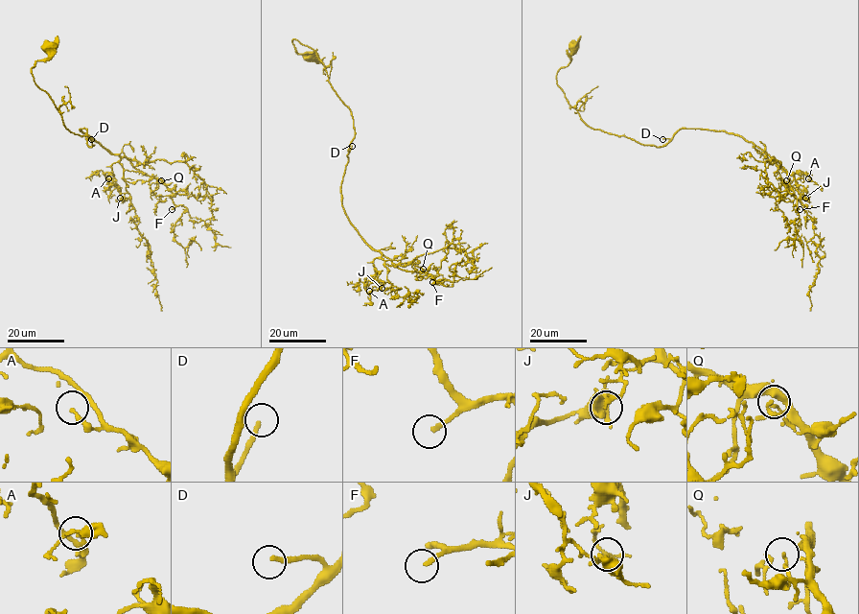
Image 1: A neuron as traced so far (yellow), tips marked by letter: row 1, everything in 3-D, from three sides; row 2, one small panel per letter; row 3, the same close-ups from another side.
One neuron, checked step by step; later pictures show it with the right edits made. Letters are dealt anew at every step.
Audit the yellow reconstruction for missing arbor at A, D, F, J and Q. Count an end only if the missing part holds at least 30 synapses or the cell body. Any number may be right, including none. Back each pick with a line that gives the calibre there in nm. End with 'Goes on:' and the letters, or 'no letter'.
D: Thickness 200 nm
F: Thickness 170 nm
Goes on: D, F

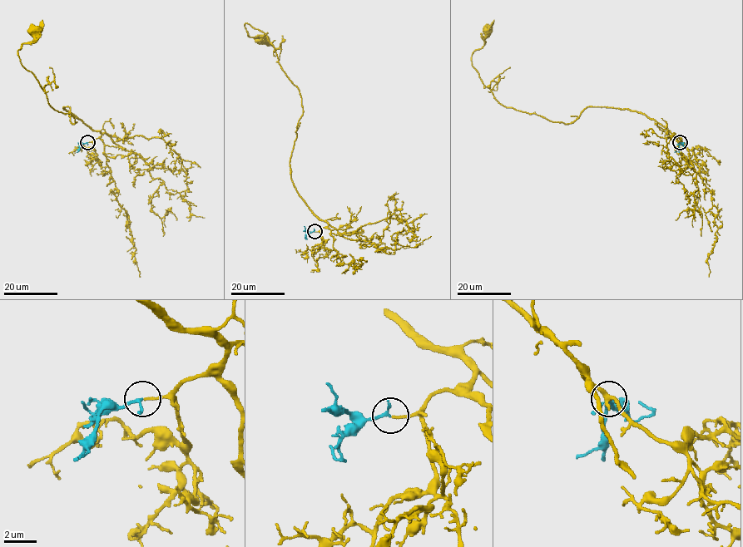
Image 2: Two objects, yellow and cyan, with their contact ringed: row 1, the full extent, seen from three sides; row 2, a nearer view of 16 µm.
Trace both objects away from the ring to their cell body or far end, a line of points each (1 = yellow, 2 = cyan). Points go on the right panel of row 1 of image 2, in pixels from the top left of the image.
1: (680, 142), (654, 120), (628, 109), (587, 107), (567, 124), (502, 105), (472, 65), (487, 30)
2: (680, 142), (675, 152)

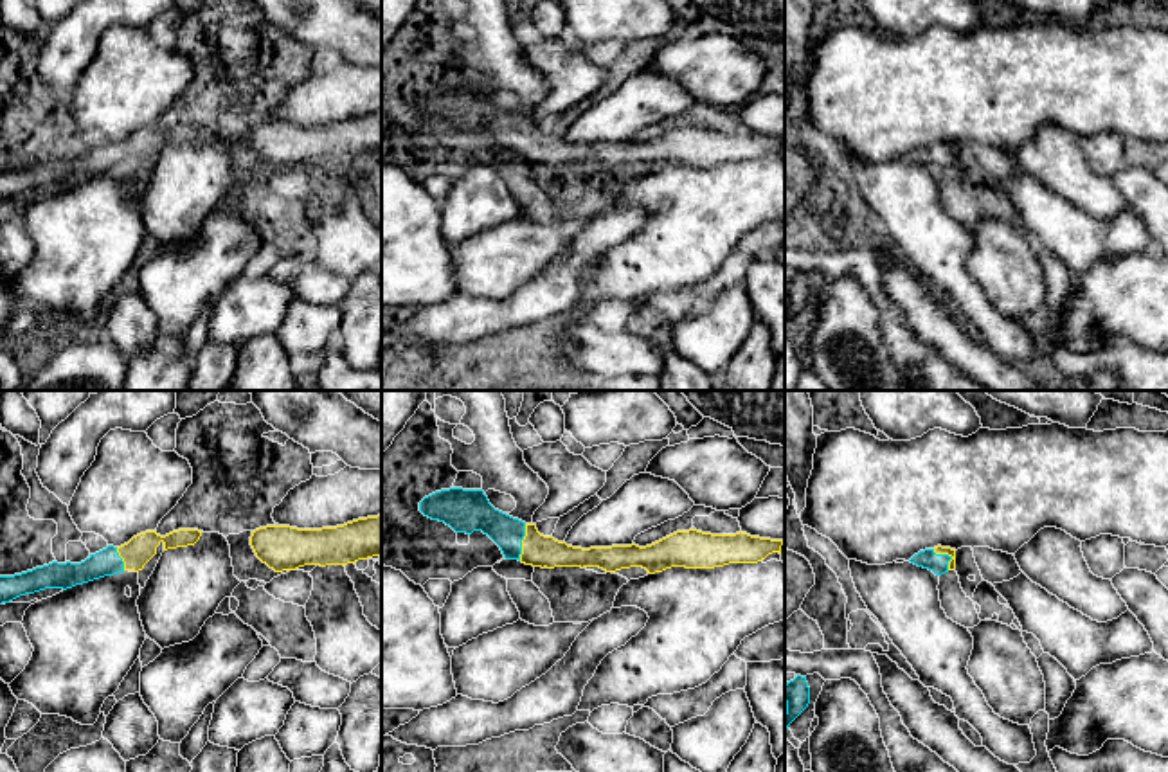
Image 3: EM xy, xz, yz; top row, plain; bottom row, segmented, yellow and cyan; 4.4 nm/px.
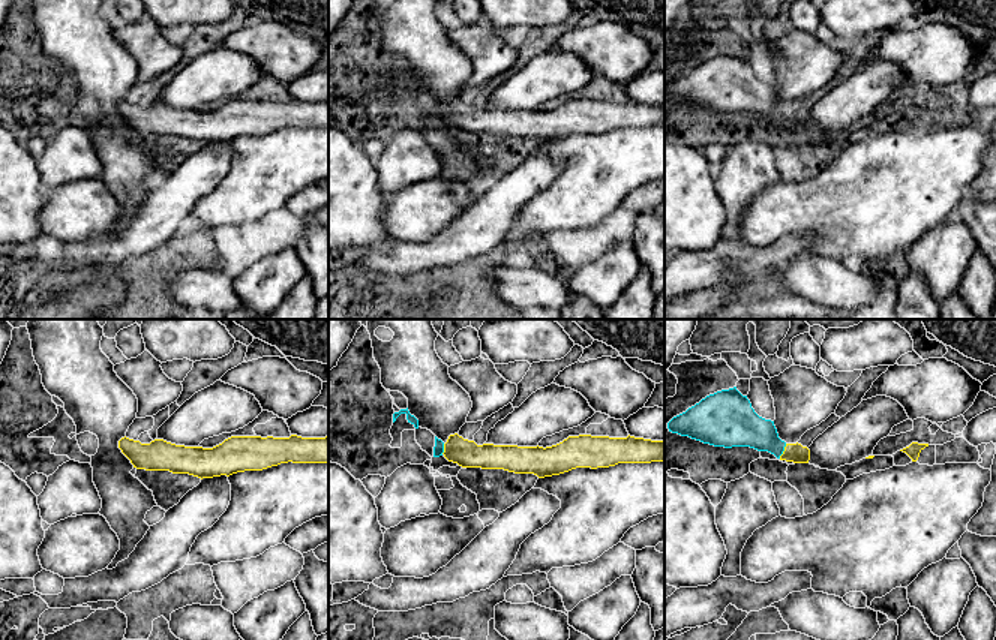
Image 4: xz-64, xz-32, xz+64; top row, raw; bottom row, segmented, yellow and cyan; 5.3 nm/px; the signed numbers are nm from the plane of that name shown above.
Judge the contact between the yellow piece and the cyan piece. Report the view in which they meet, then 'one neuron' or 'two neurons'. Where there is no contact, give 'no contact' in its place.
meets yellow in xz; one neuron

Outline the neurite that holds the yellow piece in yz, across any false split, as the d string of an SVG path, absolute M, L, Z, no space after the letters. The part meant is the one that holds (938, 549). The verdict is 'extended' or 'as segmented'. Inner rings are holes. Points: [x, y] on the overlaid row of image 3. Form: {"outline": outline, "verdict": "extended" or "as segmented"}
{"outline": "M938 545L934 549L920 551L909 561L941 576L956 569L956 549Z", "verdict": "extended"}

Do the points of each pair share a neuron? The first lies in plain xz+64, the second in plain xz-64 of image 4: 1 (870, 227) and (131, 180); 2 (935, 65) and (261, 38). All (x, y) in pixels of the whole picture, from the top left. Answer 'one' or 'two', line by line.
1: two
2: one

